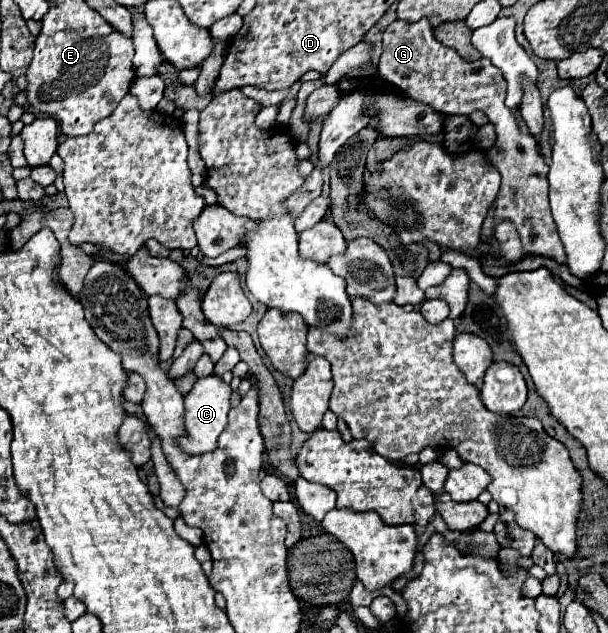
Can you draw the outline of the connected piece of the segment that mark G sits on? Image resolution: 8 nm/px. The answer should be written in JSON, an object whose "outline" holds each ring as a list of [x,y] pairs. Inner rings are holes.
{"outline":[[[427,19],[417,23],[391,23],[383,33],[383,55],[379,59],[379,75],[393,83],[395,87],[403,89],[411,99],[421,99],[429,103],[435,111],[447,115],[471,115],[473,111],[483,111],[489,121],[495,125],[497,143],[493,153],[485,155],[485,159],[501,173],[501,189],[497,199],[491,203],[489,213],[483,221],[481,241],[495,243],[495,227],[501,221],[511,221],[521,237],[521,245],[525,253],[545,255],[555,259],[559,265],[567,261],[563,243],[559,239],[555,221],[549,209],[549,183],[547,171],[549,165],[539,155],[537,143],[531,135],[521,133],[513,113],[505,107],[505,79],[489,59],[479,61],[465,61],[457,55],[457,51],[441,45],[435,35],[433,27],[429,27]]]}

